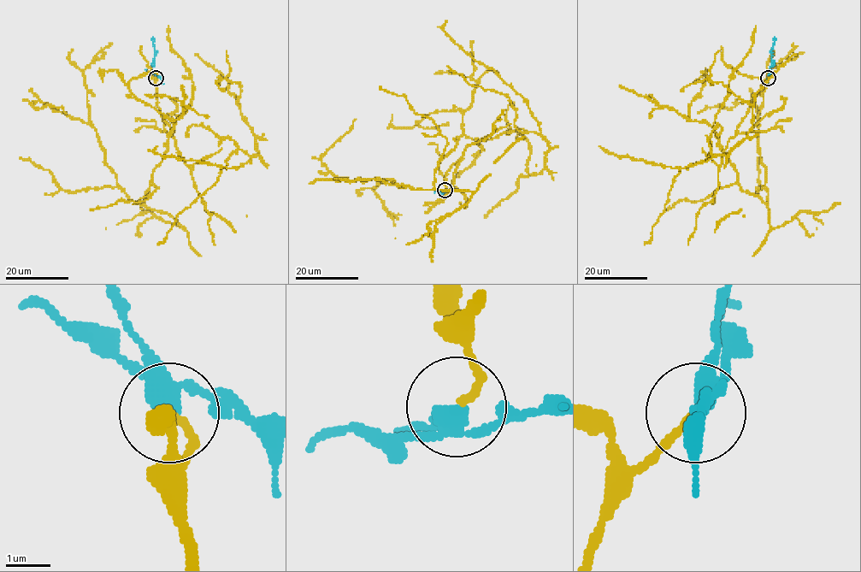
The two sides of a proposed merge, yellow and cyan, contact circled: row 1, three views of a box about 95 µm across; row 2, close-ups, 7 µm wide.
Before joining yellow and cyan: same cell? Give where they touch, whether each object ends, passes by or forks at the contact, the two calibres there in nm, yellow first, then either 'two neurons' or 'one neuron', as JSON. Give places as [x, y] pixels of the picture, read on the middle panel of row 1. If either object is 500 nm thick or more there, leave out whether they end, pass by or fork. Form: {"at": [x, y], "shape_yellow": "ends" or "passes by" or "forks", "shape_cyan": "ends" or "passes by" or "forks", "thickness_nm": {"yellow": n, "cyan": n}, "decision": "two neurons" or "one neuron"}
{"at": [445, 190], "shape_yellow": "ends", "shape_cyan": "passes by", "thickness_nm": {"yellow": 160, "cyan": 360}, "decision": "one neuron"}

